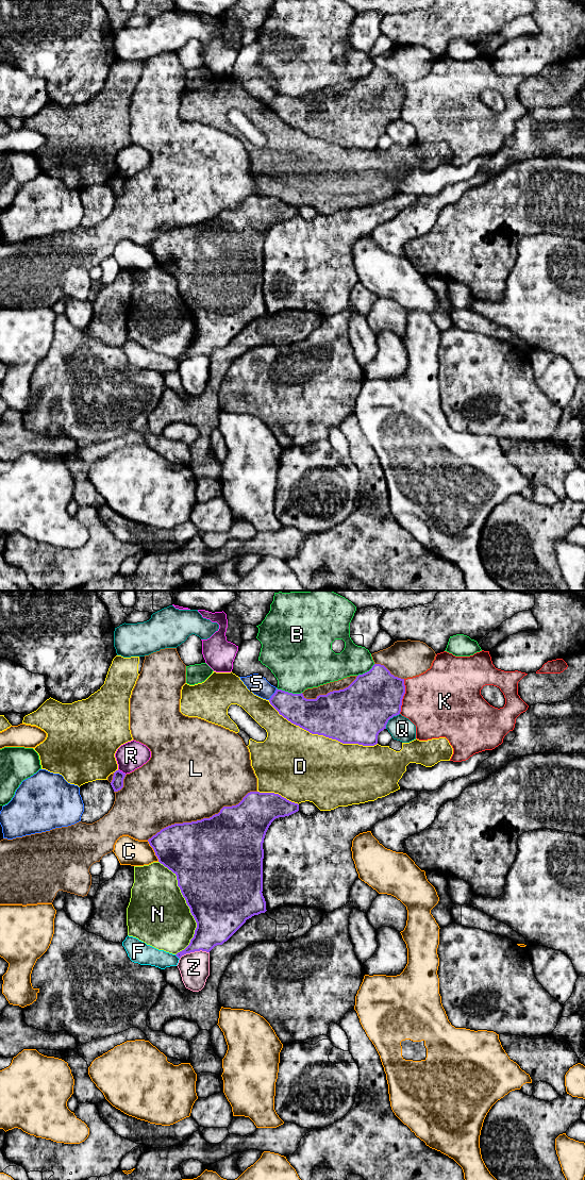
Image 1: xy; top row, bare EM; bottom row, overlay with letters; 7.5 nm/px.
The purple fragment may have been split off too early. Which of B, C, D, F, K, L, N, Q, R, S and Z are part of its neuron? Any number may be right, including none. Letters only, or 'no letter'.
no letter

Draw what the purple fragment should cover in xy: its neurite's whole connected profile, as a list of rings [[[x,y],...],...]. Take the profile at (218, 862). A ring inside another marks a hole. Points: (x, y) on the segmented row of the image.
[[[250,792],[238,804],[223,807],[218,814],[210,818],[168,826],[148,840],[158,862],[177,876],[178,886],[197,923],[189,945],[176,954],[179,959],[195,951],[210,952],[215,946],[227,942],[247,919],[267,911],[262,893],[264,838],[275,818],[289,816],[298,811],[298,803],[279,794]]]

